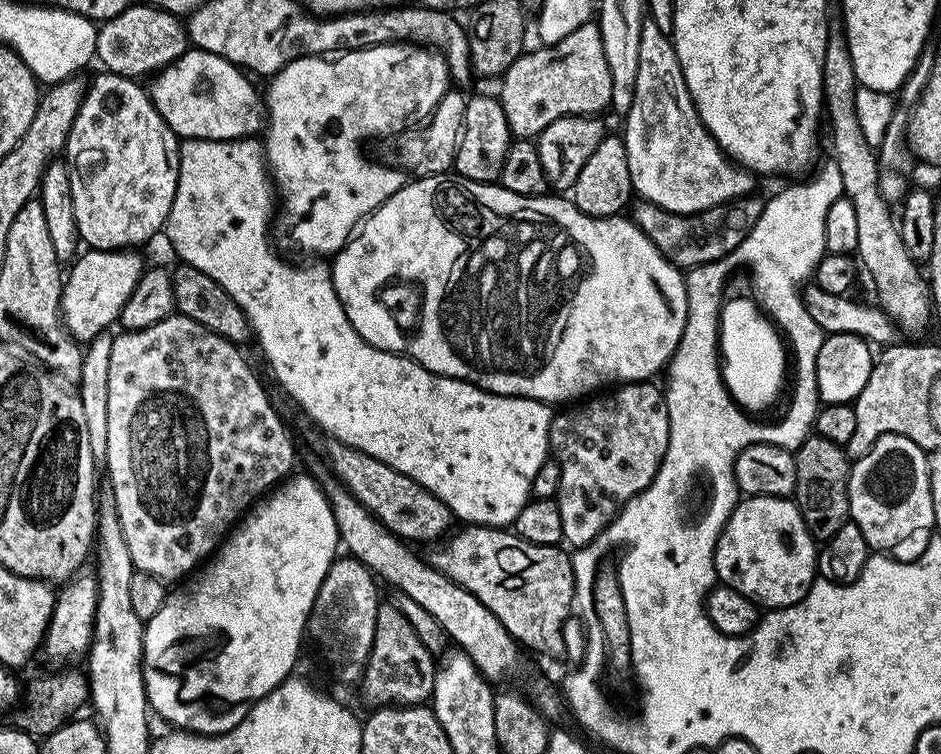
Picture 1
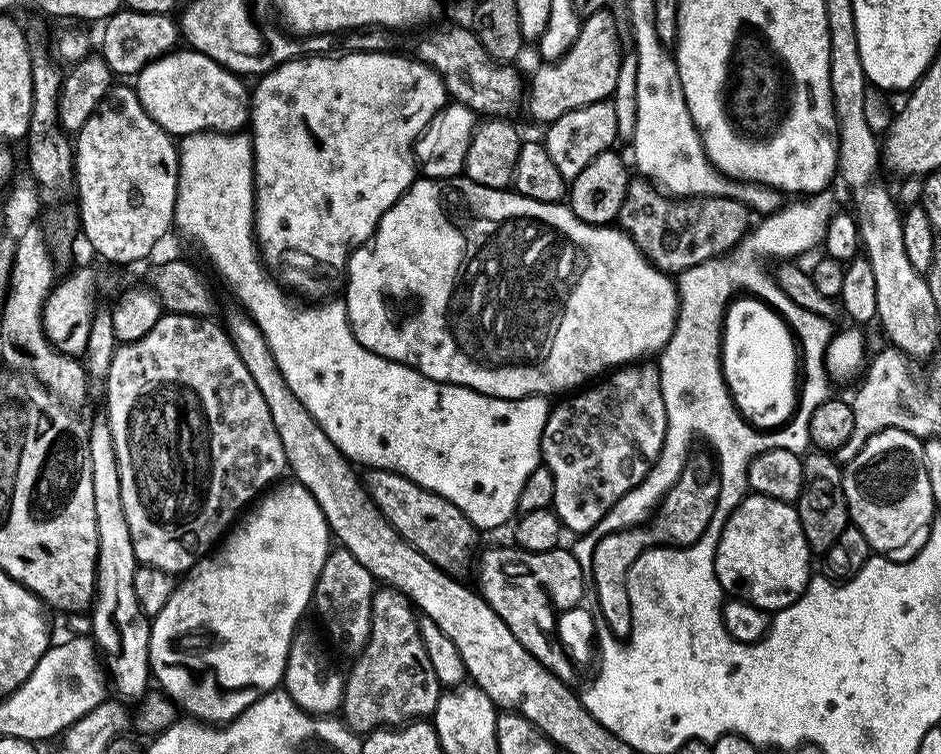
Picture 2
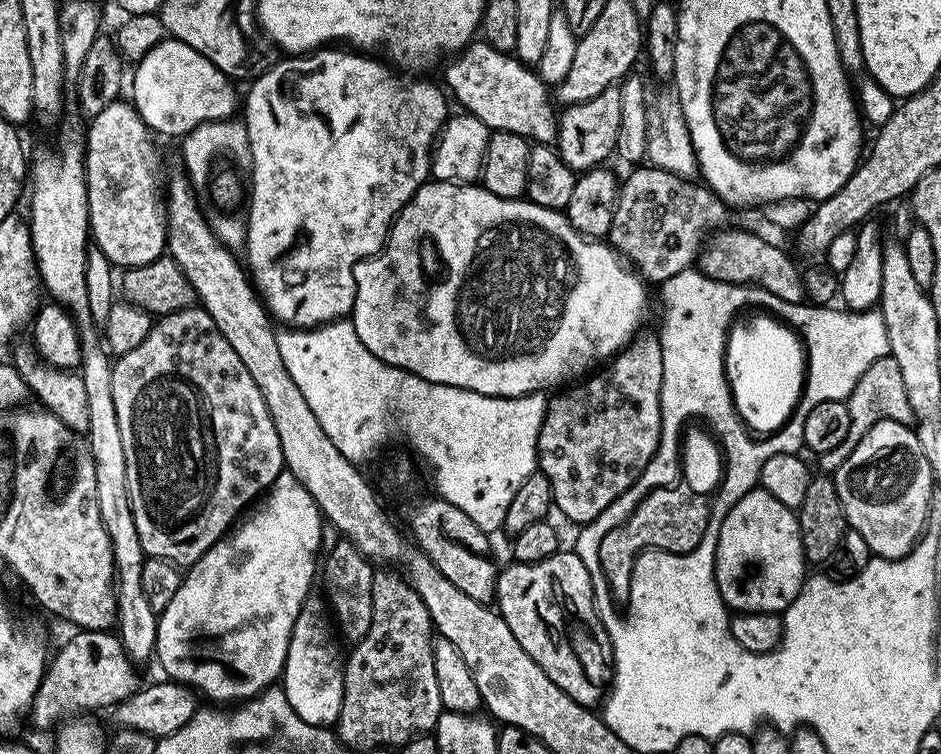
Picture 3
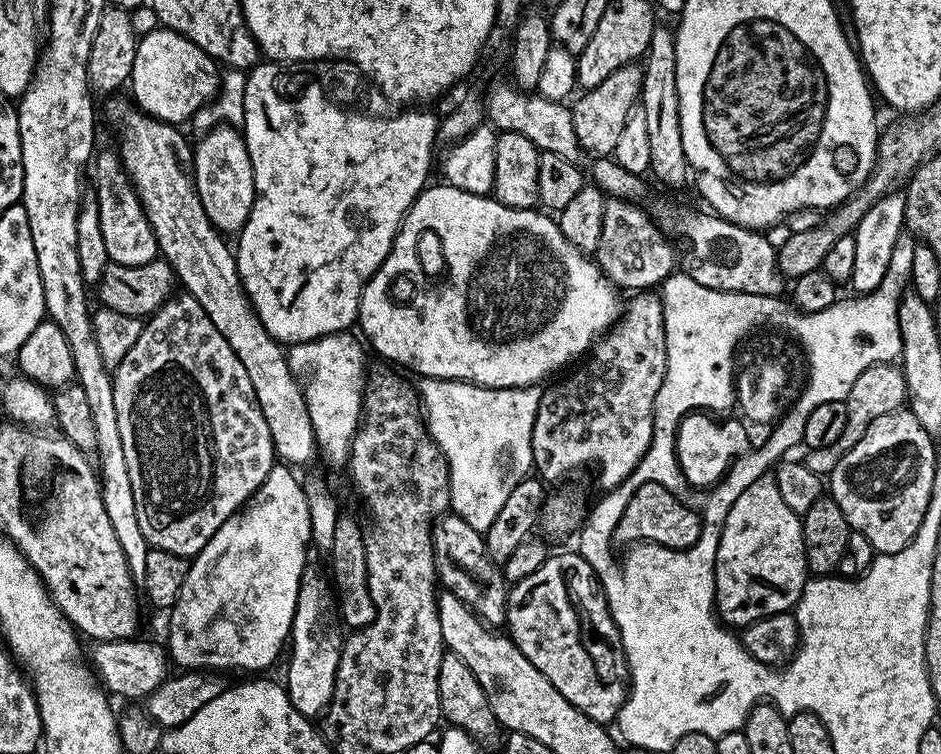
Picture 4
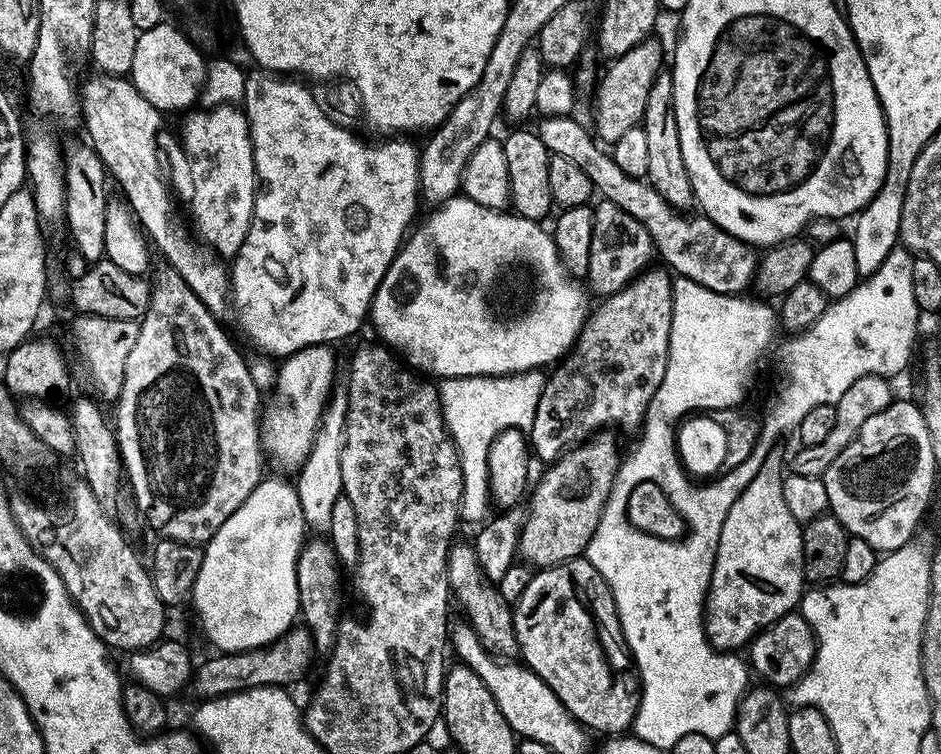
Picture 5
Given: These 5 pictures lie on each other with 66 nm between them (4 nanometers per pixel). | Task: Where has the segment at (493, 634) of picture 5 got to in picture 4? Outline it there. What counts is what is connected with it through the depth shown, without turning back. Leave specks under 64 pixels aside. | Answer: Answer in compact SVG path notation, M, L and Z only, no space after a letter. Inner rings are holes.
M445 514L432 525L432 549L436 559L436 574L443 591L462 598L468 609L489 626L500 626L508 619L509 585L501 565L490 558L483 535L461 516Z

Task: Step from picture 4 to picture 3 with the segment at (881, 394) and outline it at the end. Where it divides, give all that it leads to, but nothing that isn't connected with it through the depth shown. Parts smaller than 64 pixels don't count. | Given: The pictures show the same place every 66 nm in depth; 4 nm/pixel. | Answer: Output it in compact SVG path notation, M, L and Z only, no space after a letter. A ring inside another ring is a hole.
M891 355L878 358L878 362L874 362L874 366L870 366L870 370L866 370L866 374L862 374L862 378L858 378L858 386L851 388L847 394L849 395L846 396L846 403L850 410L850 430L846 434L846 438L842 438L842 442L838 442L838 446L834 446L834 450L819 453L819 471L824 474L836 473L838 466L842 466L842 462L846 462L846 458L850 458L850 454L854 454L854 446L858 446L858 442L862 442L864 435L878 422L897 420L900 424L911 425L914 420L906 398L902 373L898 362Z

